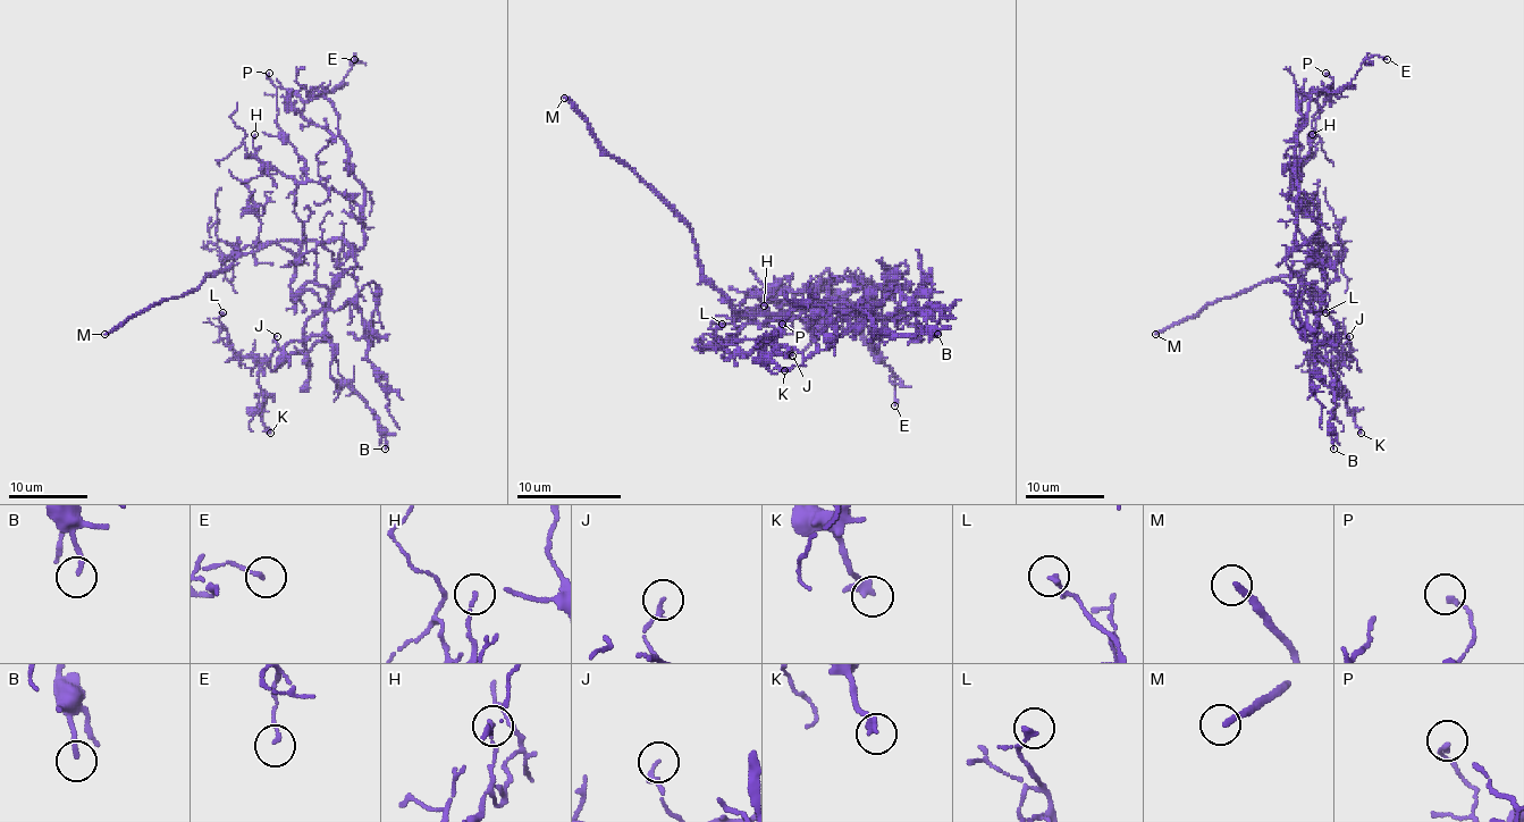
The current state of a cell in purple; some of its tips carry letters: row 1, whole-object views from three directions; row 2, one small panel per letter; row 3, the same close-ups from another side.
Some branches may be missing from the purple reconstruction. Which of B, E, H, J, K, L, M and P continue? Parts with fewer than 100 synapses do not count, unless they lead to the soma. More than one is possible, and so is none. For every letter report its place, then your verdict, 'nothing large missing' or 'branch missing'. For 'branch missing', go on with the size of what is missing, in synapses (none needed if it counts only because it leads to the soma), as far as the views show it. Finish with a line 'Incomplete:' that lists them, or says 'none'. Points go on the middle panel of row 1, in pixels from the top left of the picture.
B: place (937, 334); nothing large missing
E: place (894, 405); nothing large missing
H: place (764, 305); nothing large missing
J: place (792, 355); nothing large missing
K: place (784, 370); nothing large missing
L: place (722, 324); nothing large missing
M: place (564, 98); branch missing
P: place (782, 324); nothing large missing
Incomplete: M

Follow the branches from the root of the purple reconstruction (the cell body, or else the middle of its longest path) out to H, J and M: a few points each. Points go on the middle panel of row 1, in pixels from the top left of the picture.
H: (830, 320), (830, 313), (816, 305), (818, 282), (806, 290), (776, 292), (764, 305)
J: (830, 320), (816, 336), (810, 318), (834, 302), (866, 318), (824, 350), (806, 358), (794, 347), (792, 355)
M: (830, 320), (740, 316), (702, 274), (698, 244), (690, 228), (600, 144), (590, 124), (564, 98)

